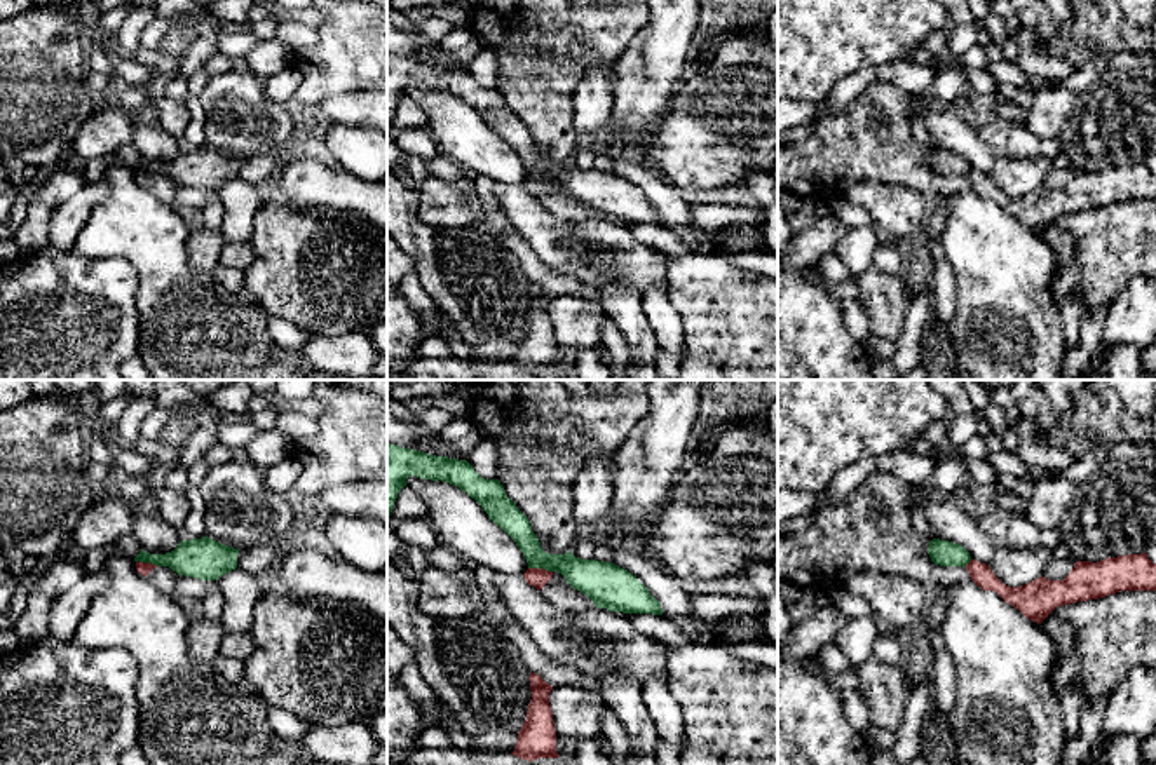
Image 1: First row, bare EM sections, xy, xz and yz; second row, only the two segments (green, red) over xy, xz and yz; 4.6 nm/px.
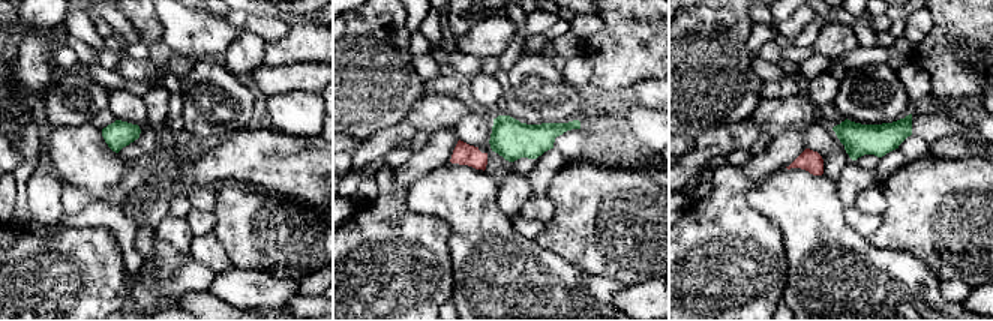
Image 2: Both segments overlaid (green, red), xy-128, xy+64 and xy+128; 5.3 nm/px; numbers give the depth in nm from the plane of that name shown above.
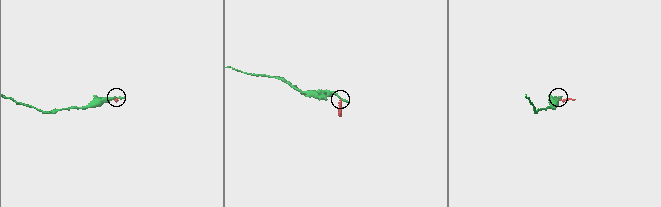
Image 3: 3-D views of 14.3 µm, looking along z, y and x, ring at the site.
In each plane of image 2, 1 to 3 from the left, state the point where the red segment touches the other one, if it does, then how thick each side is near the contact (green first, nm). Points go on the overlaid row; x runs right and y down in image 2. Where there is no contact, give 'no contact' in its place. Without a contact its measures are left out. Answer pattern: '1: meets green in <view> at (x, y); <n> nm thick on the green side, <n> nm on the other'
1: no contact
2: no contact
3: no contact

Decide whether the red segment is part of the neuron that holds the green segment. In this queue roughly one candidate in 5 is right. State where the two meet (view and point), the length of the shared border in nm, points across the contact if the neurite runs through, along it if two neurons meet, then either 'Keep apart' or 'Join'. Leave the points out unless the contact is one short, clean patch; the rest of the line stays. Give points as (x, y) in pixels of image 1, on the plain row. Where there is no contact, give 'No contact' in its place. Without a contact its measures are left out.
Touches green at xz (541, 176). Shared border 110 nm. Keep apart

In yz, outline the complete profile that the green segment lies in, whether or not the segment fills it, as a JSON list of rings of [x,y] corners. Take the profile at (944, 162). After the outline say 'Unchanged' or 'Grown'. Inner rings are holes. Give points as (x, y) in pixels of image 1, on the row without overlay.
[[[933,148],[928,164],[940,176],[966,176],[971,171],[969,162],[954,152]]]. Unchanged

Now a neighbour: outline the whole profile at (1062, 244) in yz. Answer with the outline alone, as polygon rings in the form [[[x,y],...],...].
[[[1046,227],[1041,232],[1041,239],[1060,263],[1071,263],[1078,256],[1078,244],[1069,232]]]

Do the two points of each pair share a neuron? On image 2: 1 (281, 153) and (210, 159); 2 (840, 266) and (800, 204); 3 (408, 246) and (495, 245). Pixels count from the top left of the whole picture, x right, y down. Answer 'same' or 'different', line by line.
1: same
2: same
3: different

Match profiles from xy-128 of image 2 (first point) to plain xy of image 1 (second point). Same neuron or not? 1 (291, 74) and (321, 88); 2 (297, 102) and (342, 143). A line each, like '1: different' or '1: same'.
1: different
2: same

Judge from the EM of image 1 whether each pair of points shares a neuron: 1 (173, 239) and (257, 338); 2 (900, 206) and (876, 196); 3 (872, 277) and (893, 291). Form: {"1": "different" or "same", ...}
{"1": "same", "2": "same", "3": "same"}

